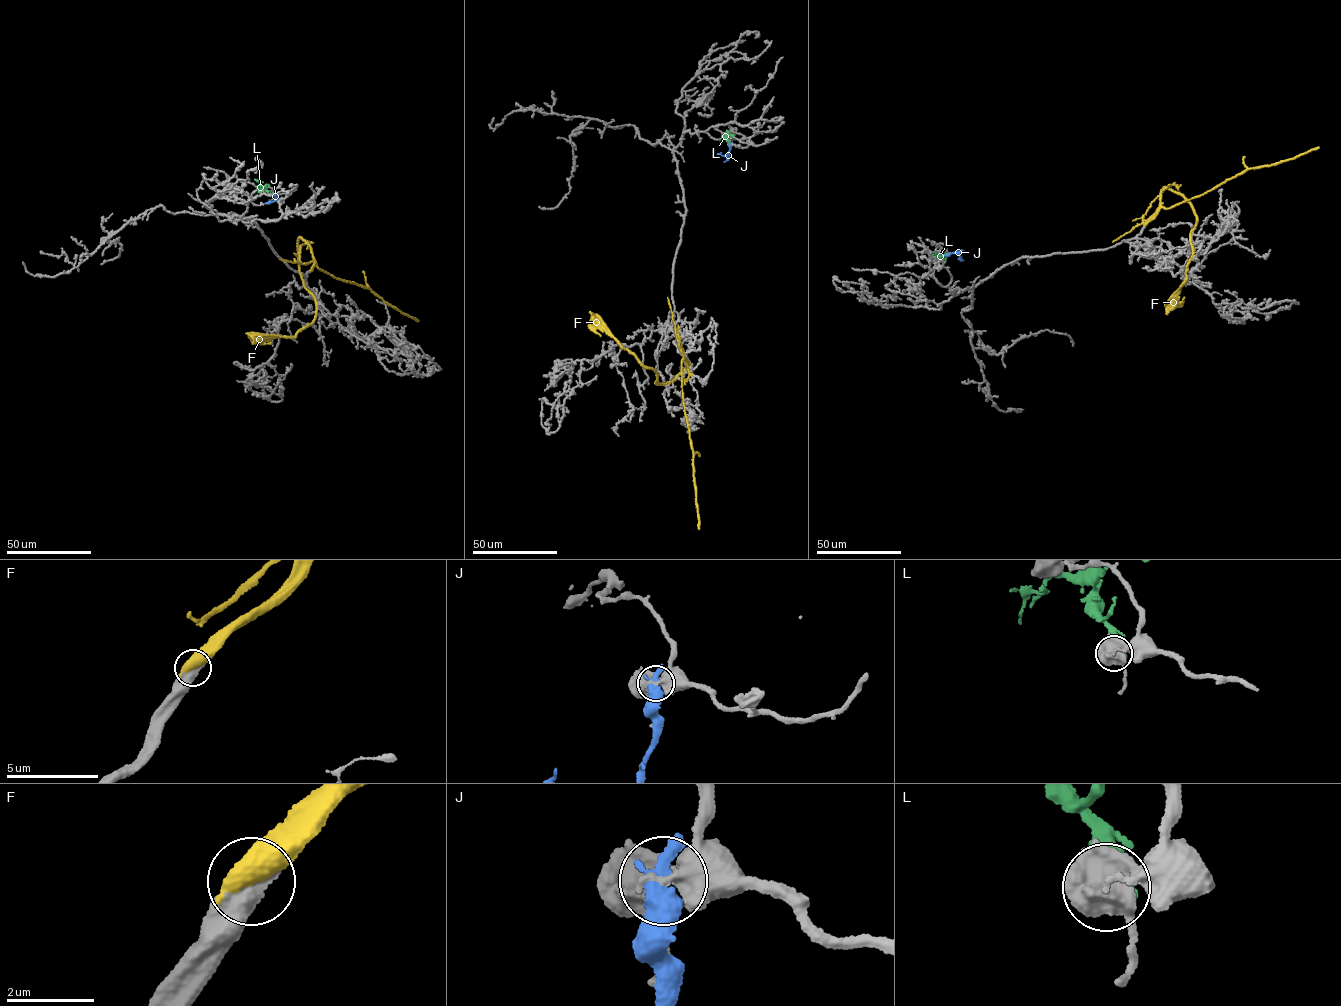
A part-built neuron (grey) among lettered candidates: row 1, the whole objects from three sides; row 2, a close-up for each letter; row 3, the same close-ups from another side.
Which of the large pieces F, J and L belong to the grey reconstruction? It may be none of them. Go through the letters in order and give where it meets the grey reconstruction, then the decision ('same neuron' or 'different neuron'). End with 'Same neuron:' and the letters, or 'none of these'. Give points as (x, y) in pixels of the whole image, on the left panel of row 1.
F: (310, 271) | same neuron
J: (275, 196) | different neuron
L: (271, 192) | different neuron
Same neuron: F

